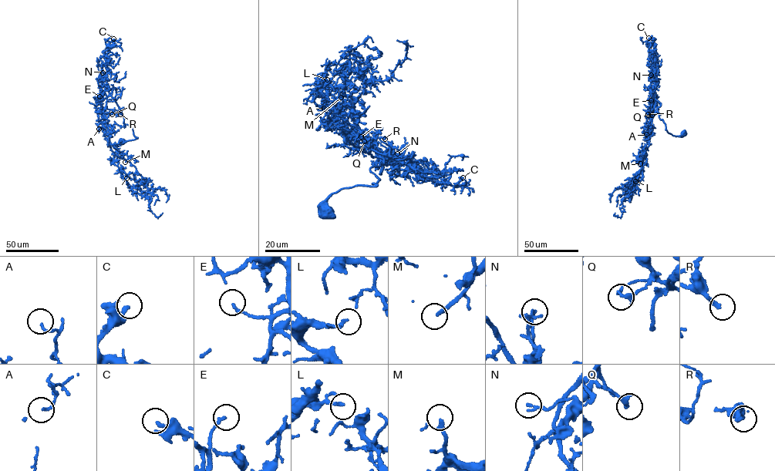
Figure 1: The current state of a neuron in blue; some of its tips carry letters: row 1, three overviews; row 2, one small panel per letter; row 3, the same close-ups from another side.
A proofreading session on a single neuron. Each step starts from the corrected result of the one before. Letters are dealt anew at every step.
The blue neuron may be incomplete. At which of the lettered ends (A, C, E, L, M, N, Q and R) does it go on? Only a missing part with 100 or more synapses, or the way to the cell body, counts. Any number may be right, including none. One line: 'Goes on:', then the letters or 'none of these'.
Goes on: M

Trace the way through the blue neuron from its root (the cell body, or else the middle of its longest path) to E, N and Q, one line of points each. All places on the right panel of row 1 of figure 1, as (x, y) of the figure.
E: (683, 132), (676, 136), (667, 132), (659, 117), (657, 108), (661, 104), (654, 92), (655, 100), (651, 100)
N: (683, 132), (676, 136), (665, 129), (657, 110), (661, 104), (652, 89), (656, 72), (651, 75)
Q: (683, 132), (676, 136), (665, 129), (657, 110), (661, 104), (655, 95), (652, 115)

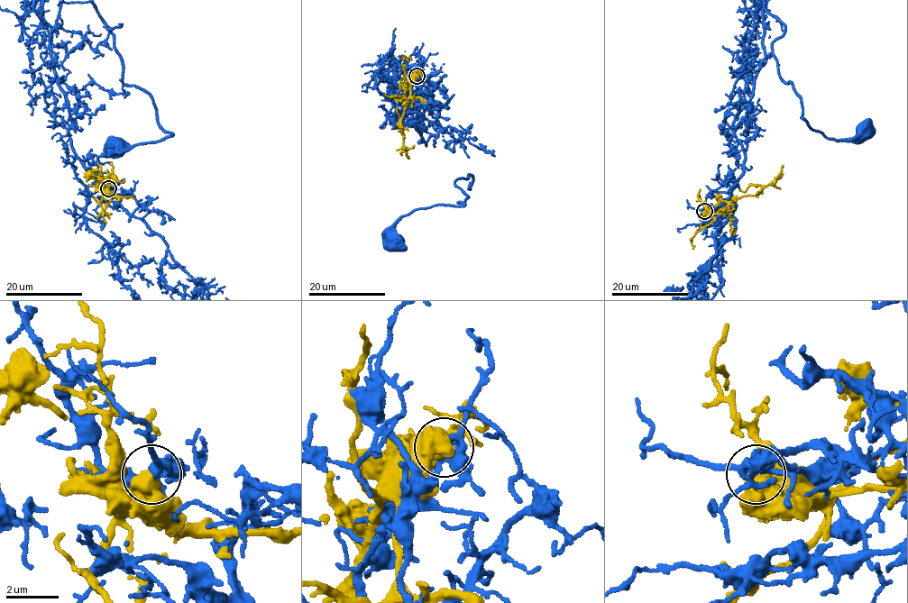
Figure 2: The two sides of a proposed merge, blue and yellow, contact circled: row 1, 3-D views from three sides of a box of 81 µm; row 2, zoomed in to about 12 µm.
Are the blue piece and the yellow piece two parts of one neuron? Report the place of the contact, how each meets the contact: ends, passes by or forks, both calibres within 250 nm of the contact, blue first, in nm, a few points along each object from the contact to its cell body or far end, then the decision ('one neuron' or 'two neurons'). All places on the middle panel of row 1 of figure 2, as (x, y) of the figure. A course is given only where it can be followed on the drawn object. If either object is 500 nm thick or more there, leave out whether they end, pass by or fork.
place (417, 76); calibres 300 and 700 nm; course blue (417, 76), (395, 108), (419, 108), (422, 137), (475, 169), (454, 183), (463, 205), (401, 216), (396, 242); course yellow (417, 76), (408, 83), (403, 100), (401, 133), (397, 111), (398, 107); two neurons

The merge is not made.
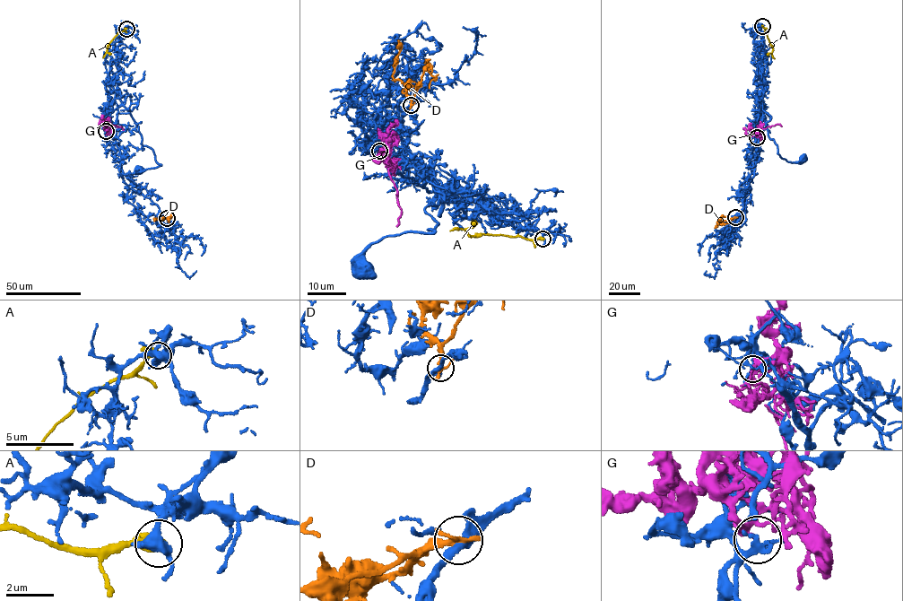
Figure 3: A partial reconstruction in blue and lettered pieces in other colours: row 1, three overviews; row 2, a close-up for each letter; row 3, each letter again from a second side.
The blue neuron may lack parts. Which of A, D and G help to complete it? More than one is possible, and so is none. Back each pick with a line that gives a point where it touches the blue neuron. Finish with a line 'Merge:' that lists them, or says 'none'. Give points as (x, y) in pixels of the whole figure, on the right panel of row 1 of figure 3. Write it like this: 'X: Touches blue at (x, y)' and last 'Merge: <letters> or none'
Merge: none

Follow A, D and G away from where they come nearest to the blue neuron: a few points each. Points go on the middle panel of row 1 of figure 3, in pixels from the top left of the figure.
A: (542, 238), (528, 239), (494, 234), (468, 234), (465, 230), (473, 227), (474, 220)
D: (412, 105), (406, 85), (393, 78), (399, 39)
G: (379, 152), (376, 157), (387, 168), (397, 191), (397, 204), (401, 211), (396, 227)

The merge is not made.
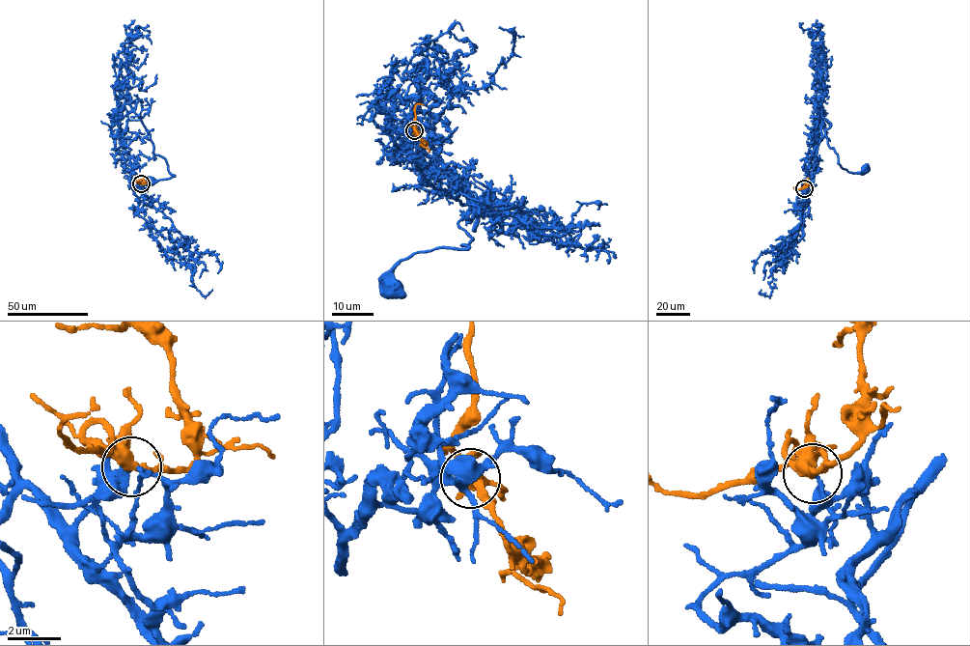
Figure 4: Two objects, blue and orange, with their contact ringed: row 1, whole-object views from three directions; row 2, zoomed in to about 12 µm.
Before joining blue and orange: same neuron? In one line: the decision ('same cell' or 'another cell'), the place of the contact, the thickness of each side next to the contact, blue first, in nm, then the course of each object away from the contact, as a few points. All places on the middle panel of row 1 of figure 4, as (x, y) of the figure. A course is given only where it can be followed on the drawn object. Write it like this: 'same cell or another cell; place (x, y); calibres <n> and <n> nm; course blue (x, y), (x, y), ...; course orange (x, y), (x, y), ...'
same cell; place (414, 130); calibres 180 and 320 nm; course blue (414, 130), (394, 142), (420, 143), (428, 179), (481, 210), (458, 224), (467, 248), (400, 260), (394, 289); course orange (414, 130), (426, 144), (414, 133)

